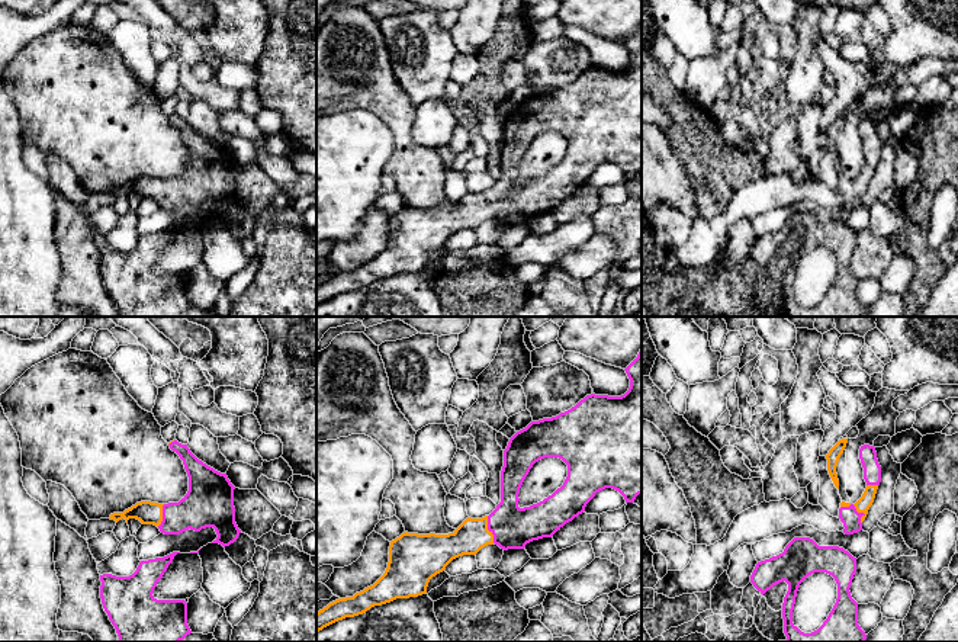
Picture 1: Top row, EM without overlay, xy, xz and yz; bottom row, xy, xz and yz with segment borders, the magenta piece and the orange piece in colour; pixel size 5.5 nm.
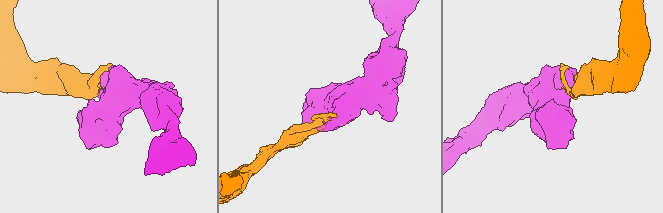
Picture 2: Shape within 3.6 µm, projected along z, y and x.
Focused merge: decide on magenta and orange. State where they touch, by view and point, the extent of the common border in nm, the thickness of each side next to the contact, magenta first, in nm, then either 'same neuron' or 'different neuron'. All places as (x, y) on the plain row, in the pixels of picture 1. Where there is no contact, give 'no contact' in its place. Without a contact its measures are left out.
contact yz (855, 183); length 160 nm; calibres 110 and 80 nm; same neuron

